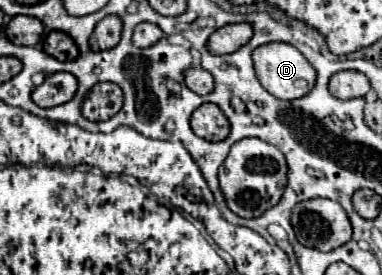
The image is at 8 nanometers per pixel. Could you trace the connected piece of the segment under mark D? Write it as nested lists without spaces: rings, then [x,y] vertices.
[[[266,43],[252,53],[256,75],[262,87],[278,99],[300,99],[308,95],[316,83],[316,69],[308,63],[308,59],[290,43]]]

